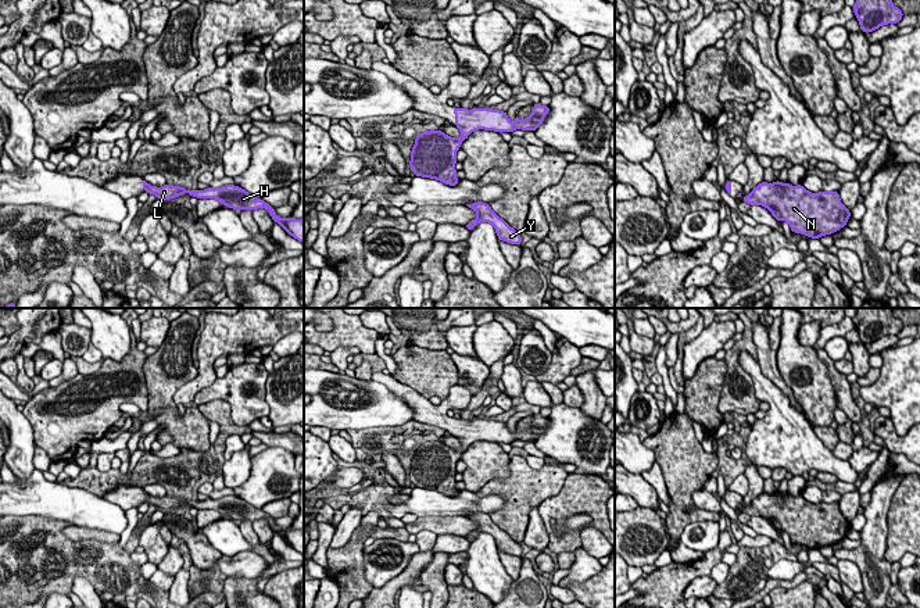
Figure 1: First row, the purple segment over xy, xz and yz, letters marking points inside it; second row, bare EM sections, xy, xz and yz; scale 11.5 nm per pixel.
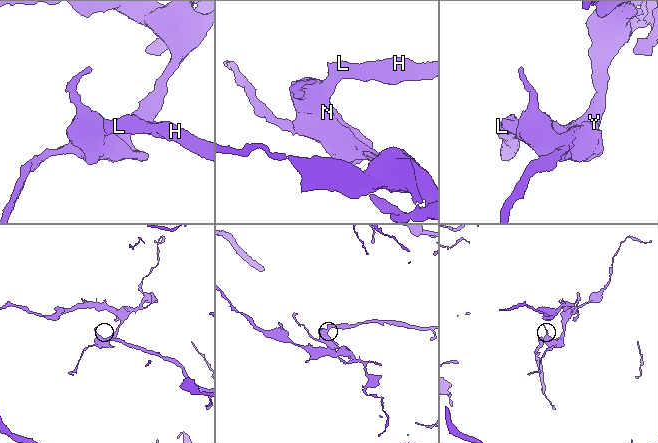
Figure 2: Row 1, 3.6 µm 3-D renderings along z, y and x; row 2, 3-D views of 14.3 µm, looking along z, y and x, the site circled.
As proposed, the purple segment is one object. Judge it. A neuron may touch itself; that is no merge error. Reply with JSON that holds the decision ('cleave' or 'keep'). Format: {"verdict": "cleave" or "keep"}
{"verdict": "keep"}

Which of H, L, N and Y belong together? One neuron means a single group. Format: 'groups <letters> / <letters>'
groups H L N Y

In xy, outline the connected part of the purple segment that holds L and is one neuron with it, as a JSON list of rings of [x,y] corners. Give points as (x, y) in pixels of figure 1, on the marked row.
[[[143,180],[143,192],[154,194],[157,199],[162,200],[171,200],[185,193],[189,193],[190,197],[193,196],[196,199],[215,199],[225,207],[241,211],[266,208],[273,222],[278,222],[296,240],[304,243],[304,219],[296,219],[293,217],[283,219],[278,217],[272,205],[269,205],[259,197],[254,197],[251,193],[246,192],[244,189],[236,185],[225,185],[222,187],[207,187],[204,190],[187,190],[182,186],[173,186],[168,183],[161,187],[157,187]]]

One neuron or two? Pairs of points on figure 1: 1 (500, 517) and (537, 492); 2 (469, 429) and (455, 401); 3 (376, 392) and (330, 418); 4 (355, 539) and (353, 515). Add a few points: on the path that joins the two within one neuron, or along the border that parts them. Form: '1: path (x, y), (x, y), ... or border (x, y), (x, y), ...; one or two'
1: path (509, 514), (527, 496); one
2: path (460, 428), (454, 426), (444, 417), (446, 410); one
3: path (372, 406), (361, 417), (344, 417); one
4: border (362, 517), (344, 544), (329, 547); two

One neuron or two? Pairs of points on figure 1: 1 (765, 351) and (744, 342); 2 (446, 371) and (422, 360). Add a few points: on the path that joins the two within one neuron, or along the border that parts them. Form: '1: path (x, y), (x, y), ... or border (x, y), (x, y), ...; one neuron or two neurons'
1: border (751, 322), (756, 350); two neurons
2: path (440, 371), (433, 371), (428, 365); one neuron

